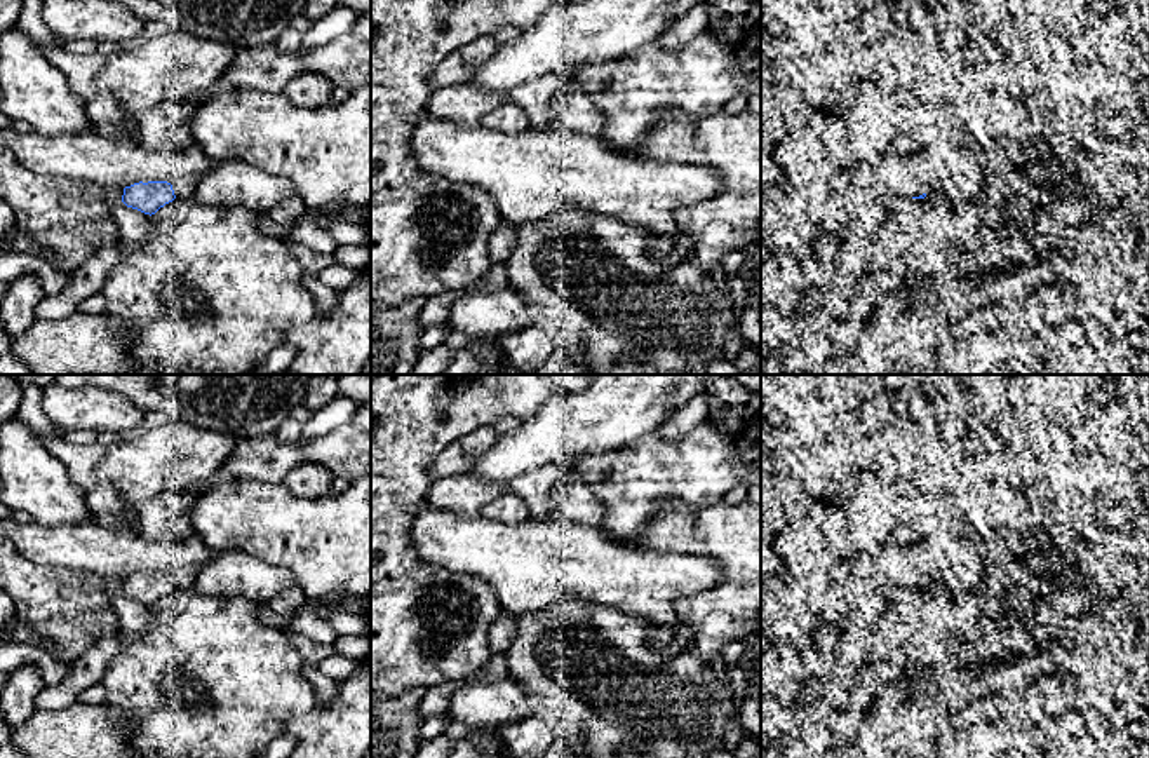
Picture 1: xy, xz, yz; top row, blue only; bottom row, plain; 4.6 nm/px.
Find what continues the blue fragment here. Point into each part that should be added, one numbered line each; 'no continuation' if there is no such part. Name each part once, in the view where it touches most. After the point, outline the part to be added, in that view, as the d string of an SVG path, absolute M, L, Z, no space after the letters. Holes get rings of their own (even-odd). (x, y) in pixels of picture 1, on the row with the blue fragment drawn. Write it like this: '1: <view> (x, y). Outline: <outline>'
1: yz (900, 183). Outline: M897 164L886 179L890 197L912 199L919 195L930 195L931 190L921 185L907 169L905 164Z

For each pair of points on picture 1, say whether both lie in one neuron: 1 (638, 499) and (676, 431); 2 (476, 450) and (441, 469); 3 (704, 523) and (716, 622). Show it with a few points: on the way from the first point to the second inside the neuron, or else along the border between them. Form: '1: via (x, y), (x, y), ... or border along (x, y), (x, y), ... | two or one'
1: border along (704, 420), (679, 438), (662, 438), (657, 433) | two
2: via (467, 450), (450, 464) | one
3: via (728, 548), (733, 553), (733, 598) | one

